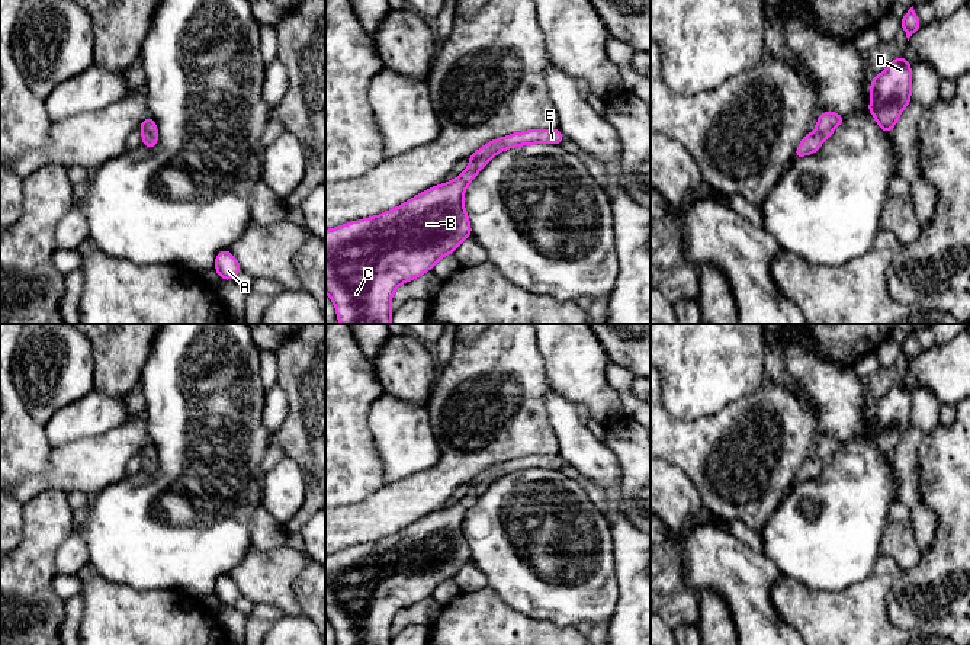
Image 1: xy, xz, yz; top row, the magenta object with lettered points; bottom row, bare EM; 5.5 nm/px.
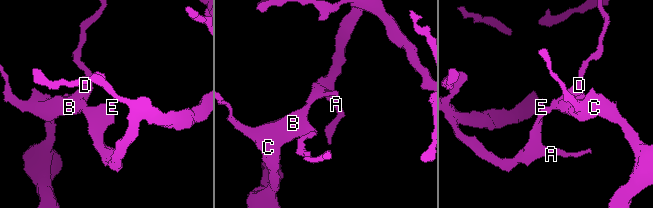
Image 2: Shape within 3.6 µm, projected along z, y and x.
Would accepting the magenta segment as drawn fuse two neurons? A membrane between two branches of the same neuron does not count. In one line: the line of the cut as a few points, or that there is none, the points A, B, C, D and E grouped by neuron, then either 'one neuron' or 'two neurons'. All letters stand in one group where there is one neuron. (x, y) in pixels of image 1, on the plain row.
cut none; groups A B C D E; one neuron

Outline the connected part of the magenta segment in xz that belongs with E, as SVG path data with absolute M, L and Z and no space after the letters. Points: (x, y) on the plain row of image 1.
M527 455L489 466L469 482L469 492L455 506L430 513L398 533L363 546L347 548L325 556L325 619L333 625L338 645L391 645L395 614L430 597L444 581L472 562L463 532L468 510L504 475L533 469L562 471L563 459L556 455Z

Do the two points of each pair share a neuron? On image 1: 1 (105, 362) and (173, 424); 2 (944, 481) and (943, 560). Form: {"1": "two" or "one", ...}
{"1": "two", "2": "one"}

